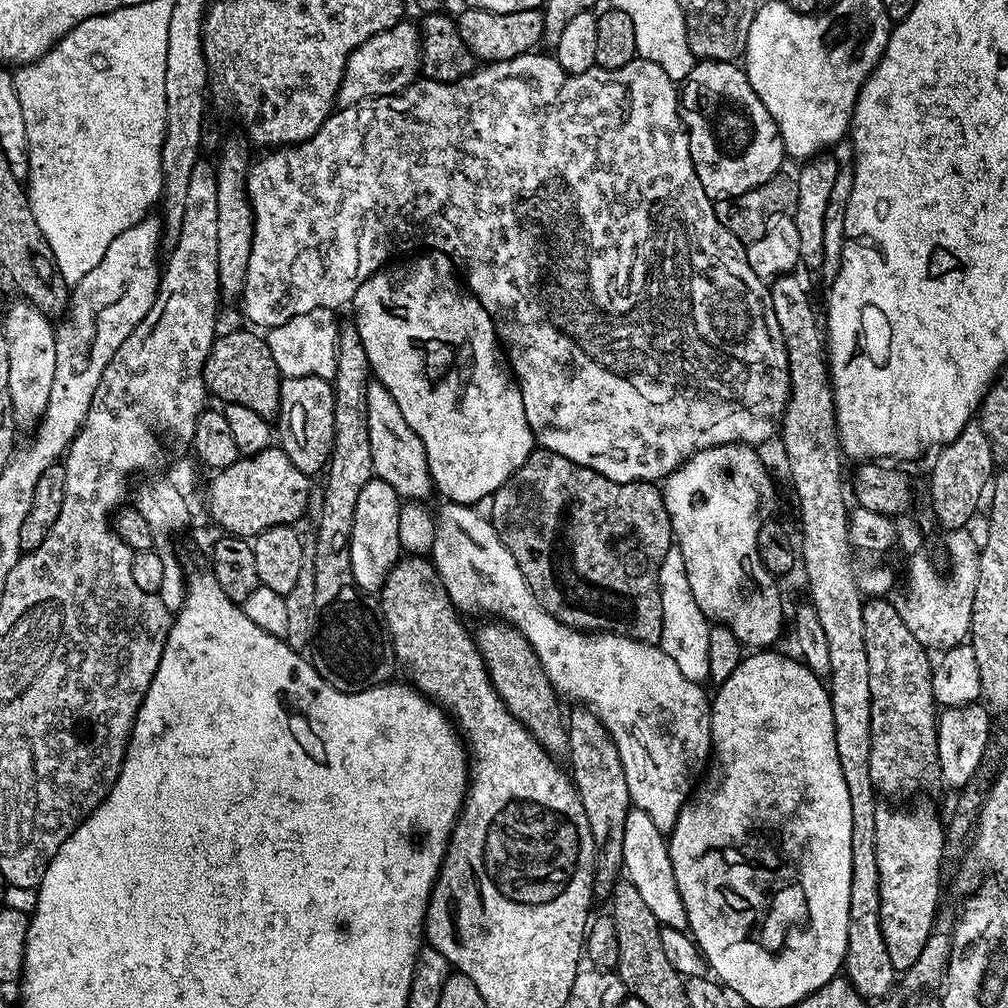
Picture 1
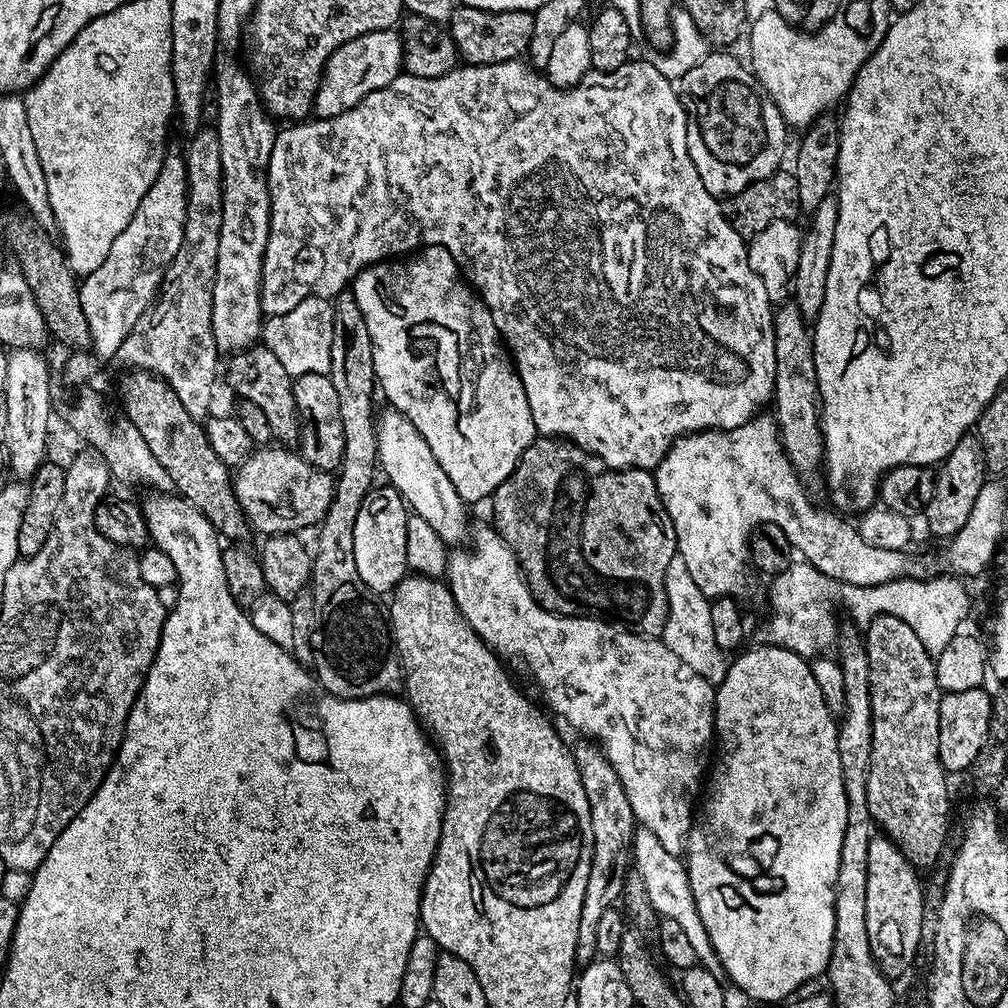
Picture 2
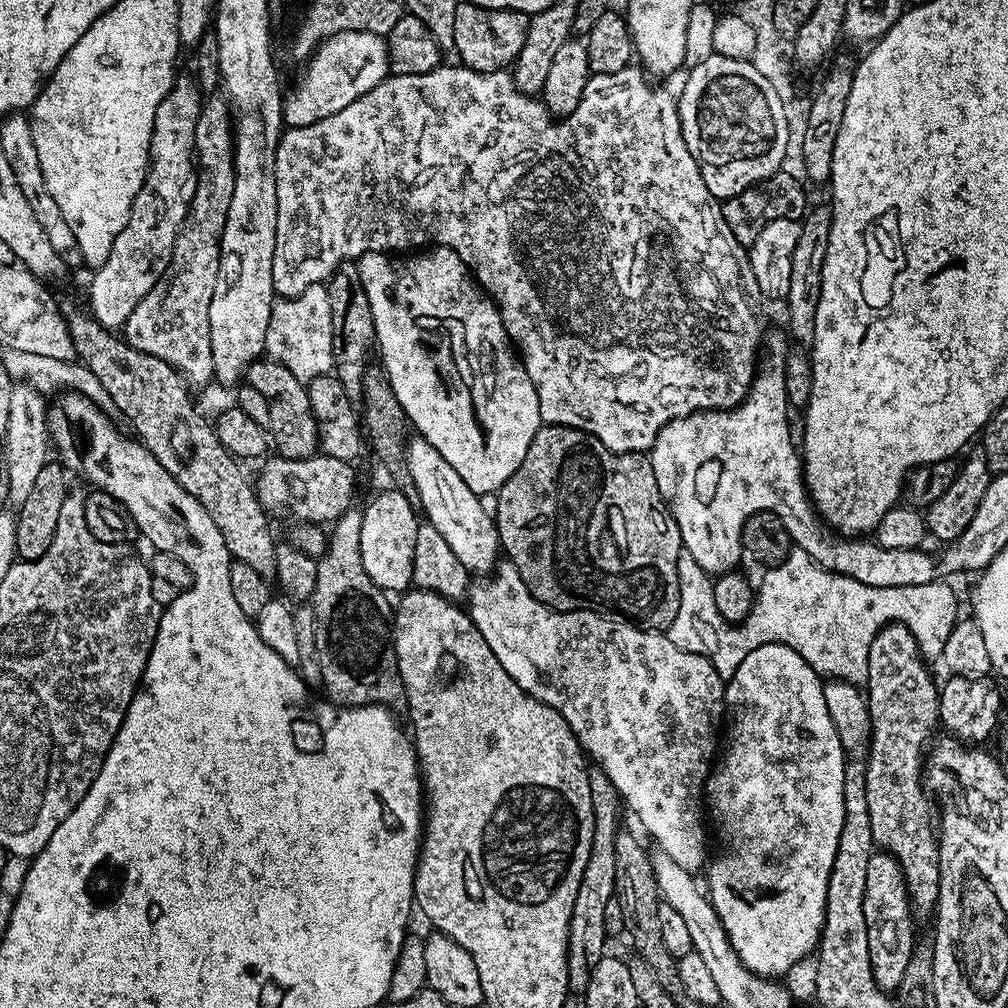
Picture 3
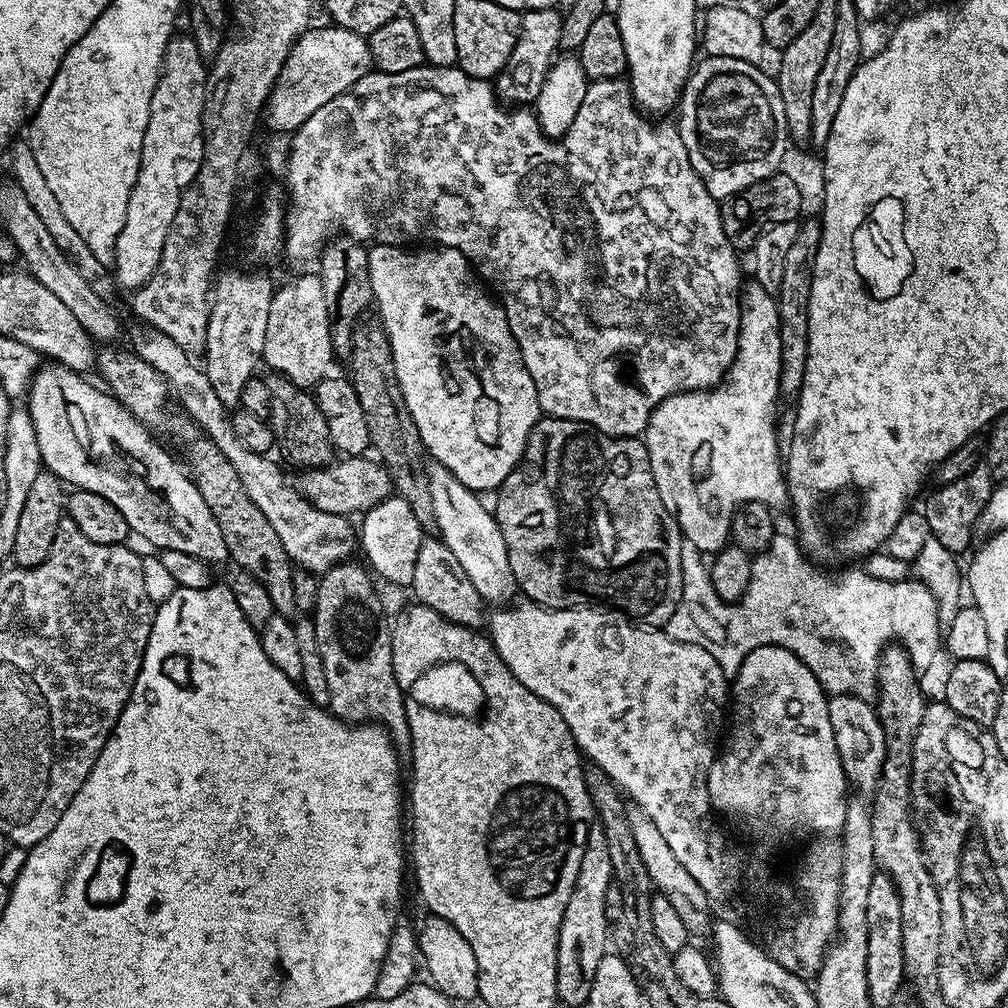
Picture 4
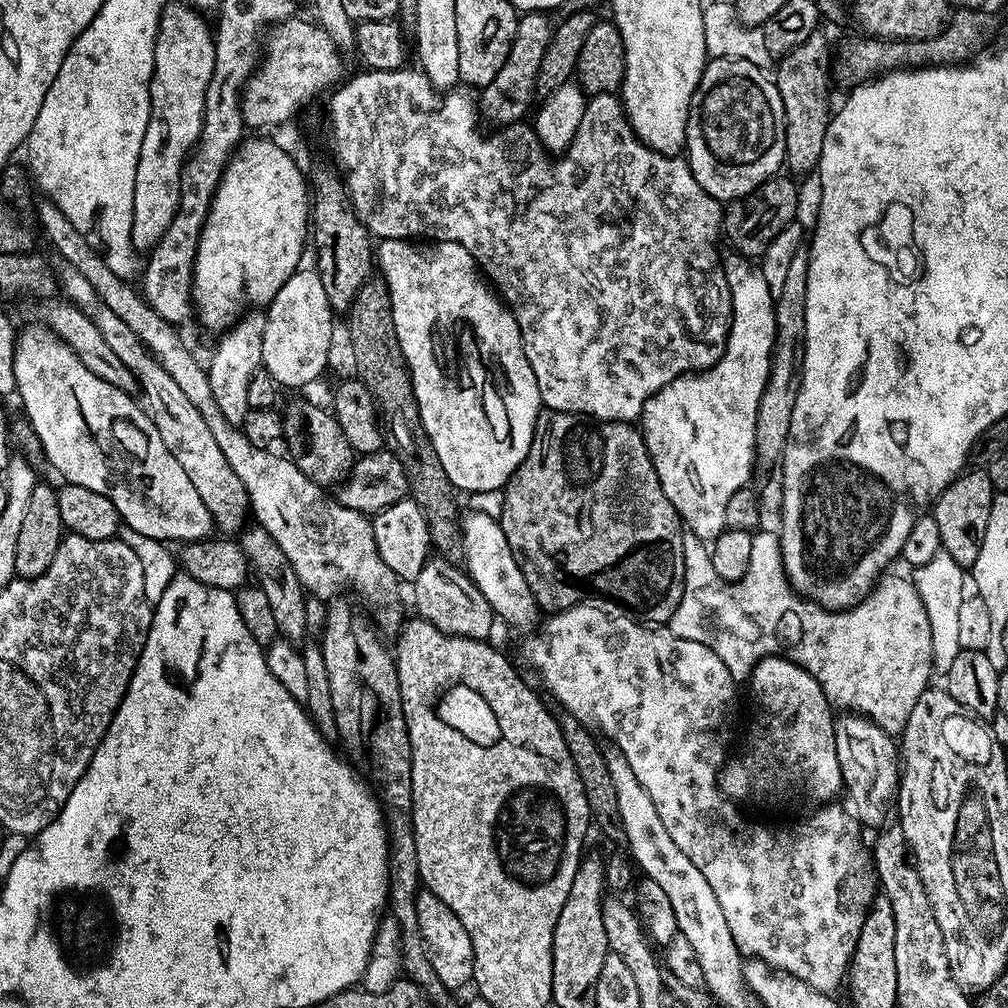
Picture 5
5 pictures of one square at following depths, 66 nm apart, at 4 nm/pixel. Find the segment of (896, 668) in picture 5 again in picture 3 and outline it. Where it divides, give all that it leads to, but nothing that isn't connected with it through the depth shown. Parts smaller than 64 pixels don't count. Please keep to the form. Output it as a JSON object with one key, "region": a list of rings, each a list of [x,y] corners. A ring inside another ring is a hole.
{"region":[[[793,547],[788,557],[773,568],[764,572],[760,586],[755,589],[755,600],[745,620],[733,626],[720,616],[715,609],[712,597],[713,581],[708,573],[703,572],[690,558],[690,554],[681,551],[678,558],[678,582],[680,583],[680,605],[674,622],[666,629],[666,635],[674,646],[687,652],[701,652],[718,670],[718,674],[726,682],[742,666],[742,658],[750,654],[750,650],[758,650],[758,646],[767,644],[785,644],[790,646],[807,662],[816,675],[821,678],[845,680],[857,686],[867,685],[868,655],[874,638],[887,624],[905,624],[914,634],[925,661],[939,661],[946,650],[946,638],[950,638],[950,630],[954,630],[958,619],[956,613],[956,596],[941,582],[933,582],[926,586],[866,586],[849,576],[831,572],[824,568],[806,550]]]}

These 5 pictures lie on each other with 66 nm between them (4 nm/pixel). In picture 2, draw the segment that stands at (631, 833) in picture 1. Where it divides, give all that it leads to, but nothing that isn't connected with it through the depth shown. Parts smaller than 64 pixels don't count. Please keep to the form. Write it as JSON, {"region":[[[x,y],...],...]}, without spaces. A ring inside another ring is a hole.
{"region":[[[643,826],[633,833],[631,853],[634,870],[646,882],[647,893],[656,912],[665,919],[678,922],[678,926],[685,931],[686,938],[689,939],[690,946],[694,949],[697,961],[704,966],[711,965],[715,959],[715,952],[705,923],[702,922],[697,904],[694,902],[687,867],[681,857],[677,853],[666,850],[658,836]]]}

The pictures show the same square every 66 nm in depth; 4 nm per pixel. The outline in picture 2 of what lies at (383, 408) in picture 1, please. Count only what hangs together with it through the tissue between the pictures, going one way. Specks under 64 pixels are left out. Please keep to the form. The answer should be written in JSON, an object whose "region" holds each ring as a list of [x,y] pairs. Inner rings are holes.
{"region":[[[385,407],[384,413],[379,413],[376,421],[376,441],[378,442],[378,468],[388,475],[387,483],[398,490],[405,504],[415,515],[421,516],[438,532],[444,543],[456,546],[468,532],[470,512],[466,502],[454,490],[454,482],[438,466],[438,458],[434,458],[434,450],[426,446],[426,438],[418,434],[414,422],[406,418],[397,408]]]}

